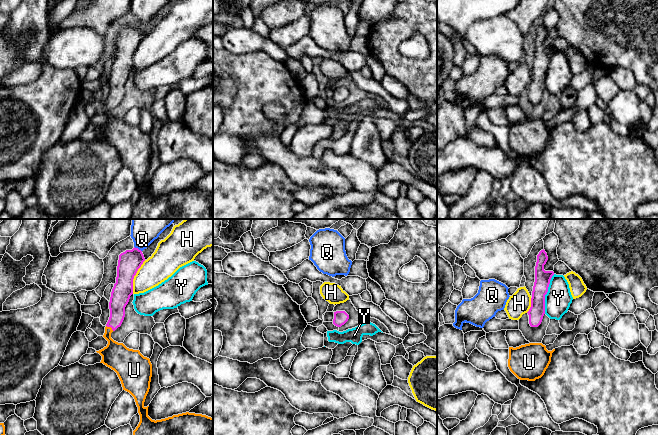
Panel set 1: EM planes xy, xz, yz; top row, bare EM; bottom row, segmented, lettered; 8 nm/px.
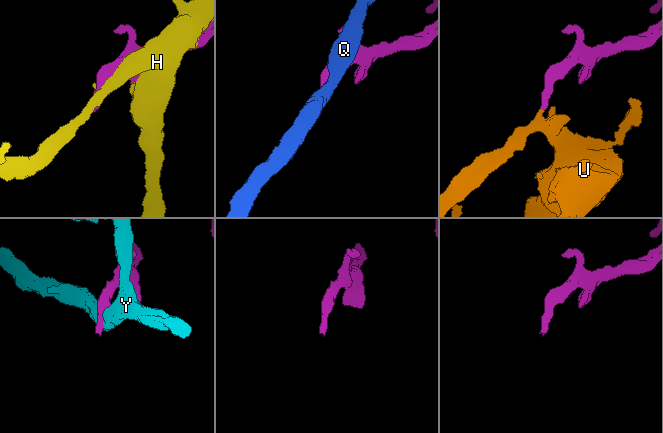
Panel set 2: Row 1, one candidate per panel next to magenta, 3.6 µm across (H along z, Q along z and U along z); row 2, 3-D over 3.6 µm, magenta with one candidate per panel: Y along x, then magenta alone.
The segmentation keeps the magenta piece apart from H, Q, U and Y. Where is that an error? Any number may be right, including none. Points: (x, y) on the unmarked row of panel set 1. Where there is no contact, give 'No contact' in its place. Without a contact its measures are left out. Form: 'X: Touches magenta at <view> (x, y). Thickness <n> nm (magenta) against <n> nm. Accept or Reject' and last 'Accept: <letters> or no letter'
H: Touches magenta at xy (133, 53). Thickness 180 nm (magenta) against 220 nm. Reject
Q: Touches magenta at xy (137, 24). Thickness 180 nm (magenta) against 180 nm. Reject
U: Touches magenta at xy (110, 102). Thickness 150 nm (magenta) against 220 nm. Accept
Y: Touches magenta at yz (546, 69). Thickness 130 nm (magenta) against 200 nm. Reject
Accept: U

